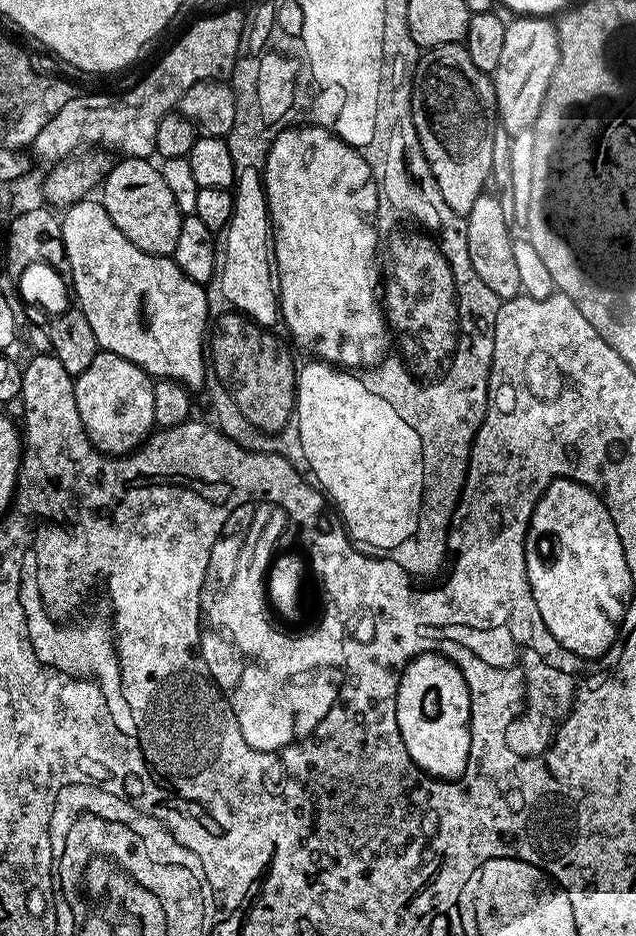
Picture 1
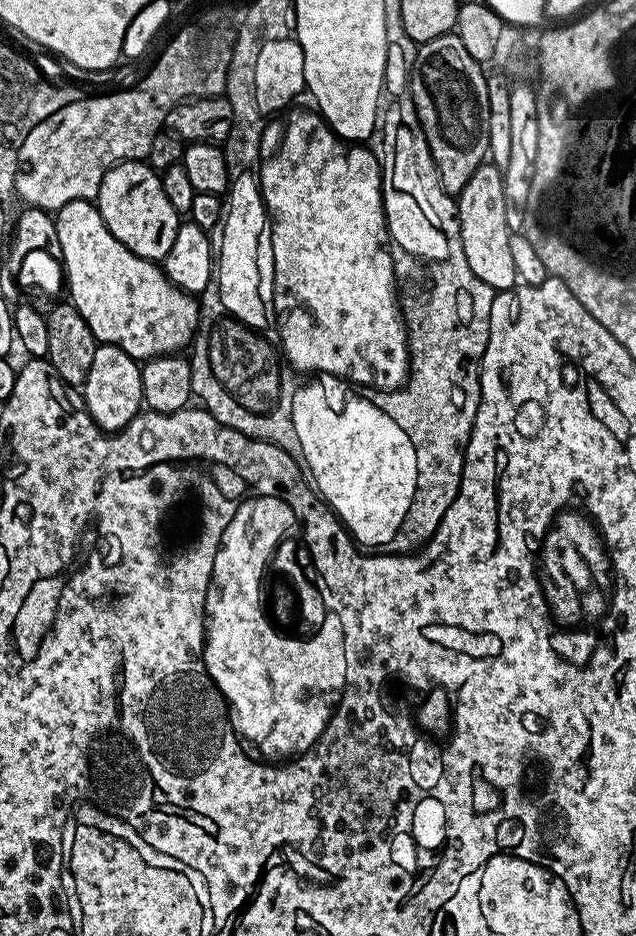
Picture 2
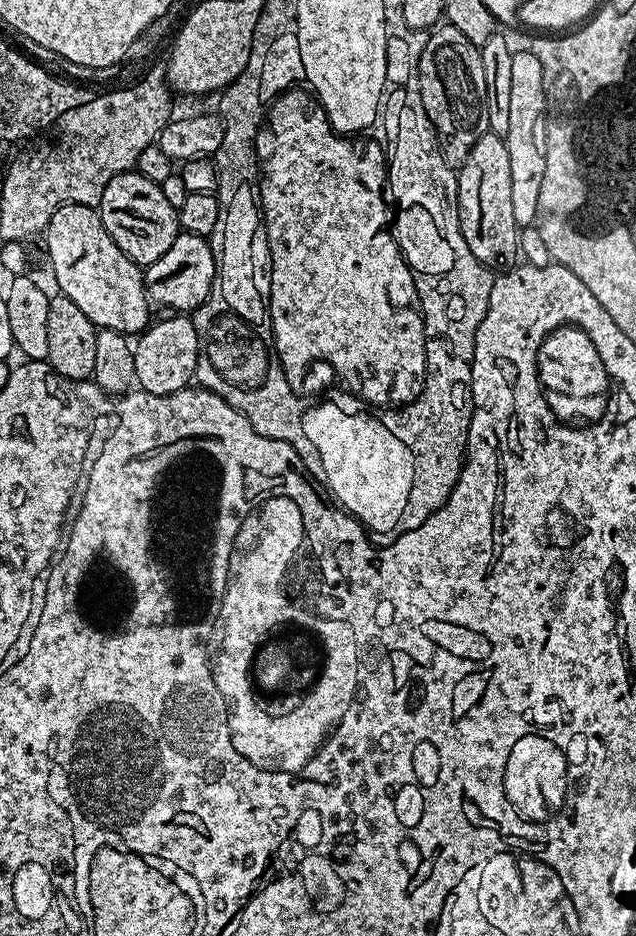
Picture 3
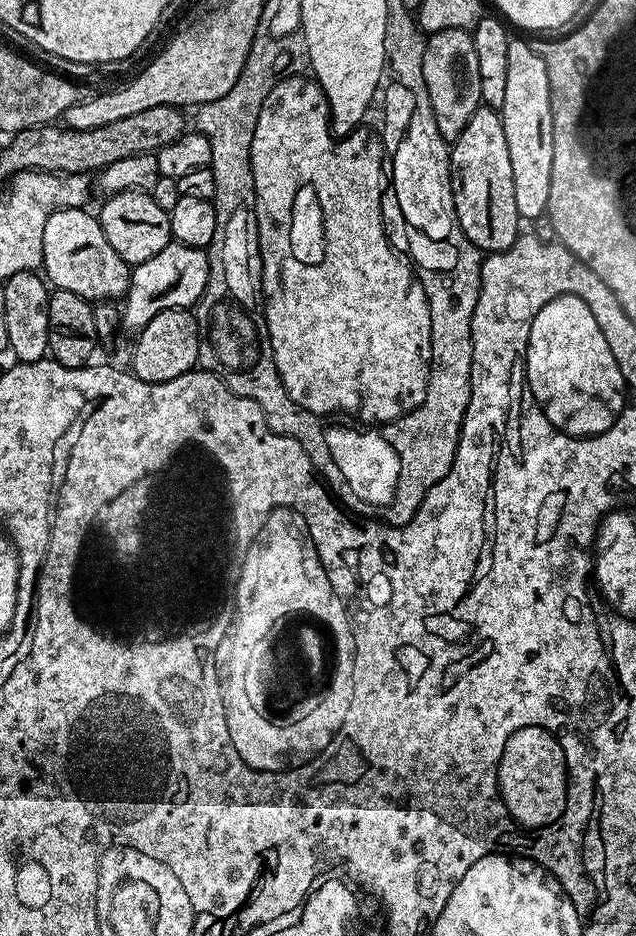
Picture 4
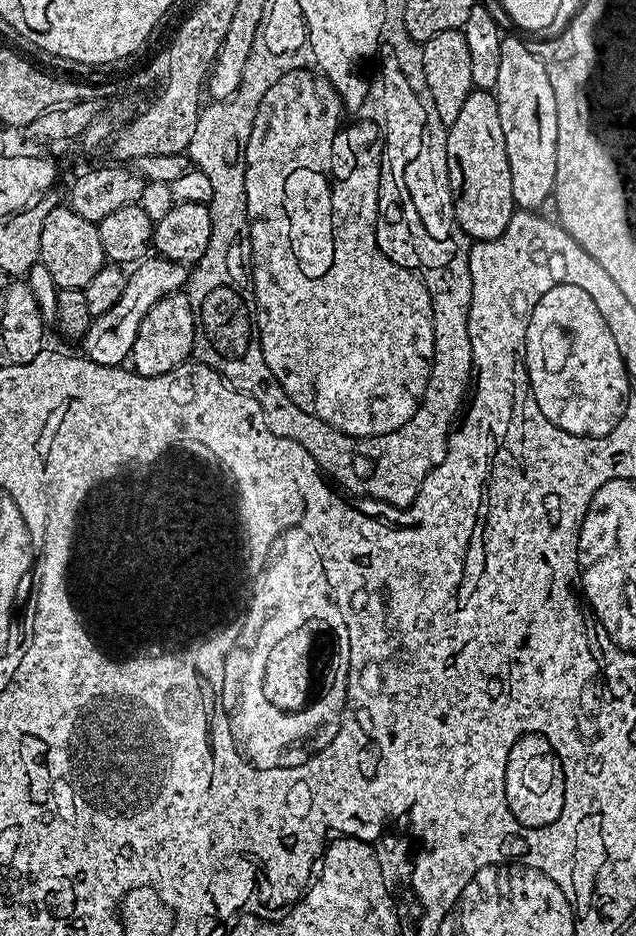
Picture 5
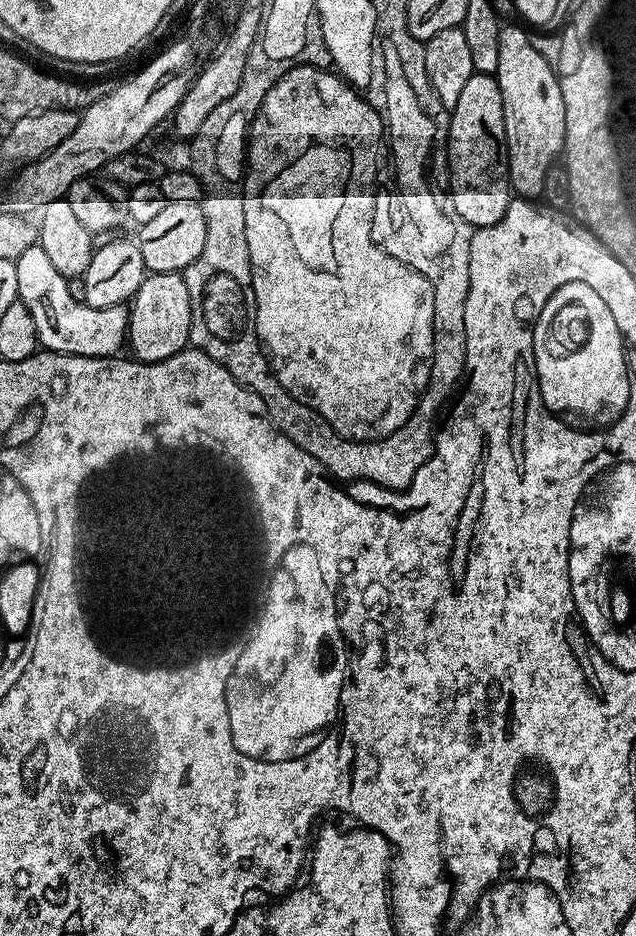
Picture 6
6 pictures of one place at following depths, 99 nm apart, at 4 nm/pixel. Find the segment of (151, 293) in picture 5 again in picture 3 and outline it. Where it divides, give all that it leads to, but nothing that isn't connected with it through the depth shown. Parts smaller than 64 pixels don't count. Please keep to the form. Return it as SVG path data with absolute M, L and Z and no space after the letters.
M180 230L166 254L143 269L144 287L153 305L165 304L168 310L180 314L191 314L208 300L218 280L218 256L202 236Z

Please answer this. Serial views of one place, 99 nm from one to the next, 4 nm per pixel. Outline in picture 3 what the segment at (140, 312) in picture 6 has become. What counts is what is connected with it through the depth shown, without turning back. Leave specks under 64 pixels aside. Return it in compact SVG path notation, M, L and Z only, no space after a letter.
M168 314L165 320L149 323L143 332L135 337L134 374L139 391L169 396L189 387L196 379L198 366L198 330L188 314Z

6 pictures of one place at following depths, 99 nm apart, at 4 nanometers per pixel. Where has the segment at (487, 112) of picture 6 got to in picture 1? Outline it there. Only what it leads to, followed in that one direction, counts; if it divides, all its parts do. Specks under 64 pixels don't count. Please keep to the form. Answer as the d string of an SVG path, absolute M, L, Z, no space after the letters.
M499 195L480 196L478 202L474 202L474 206L468 211L466 223L468 225L466 242L470 250L471 275L476 280L486 282L486 286L490 286L490 290L494 290L494 294L498 294L502 302L513 300L514 297L521 295L521 275L518 274L517 263L514 262L511 250L514 236L513 233L508 233L510 216L502 210Z

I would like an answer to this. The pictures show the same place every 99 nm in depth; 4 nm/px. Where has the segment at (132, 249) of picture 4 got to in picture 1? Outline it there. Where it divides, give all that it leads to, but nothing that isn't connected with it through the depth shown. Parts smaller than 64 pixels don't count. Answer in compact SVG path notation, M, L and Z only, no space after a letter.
M123 157L115 161L100 186L100 201L111 221L130 242L147 253L169 257L175 253L184 215L164 181L161 169L152 162L145 157Z

